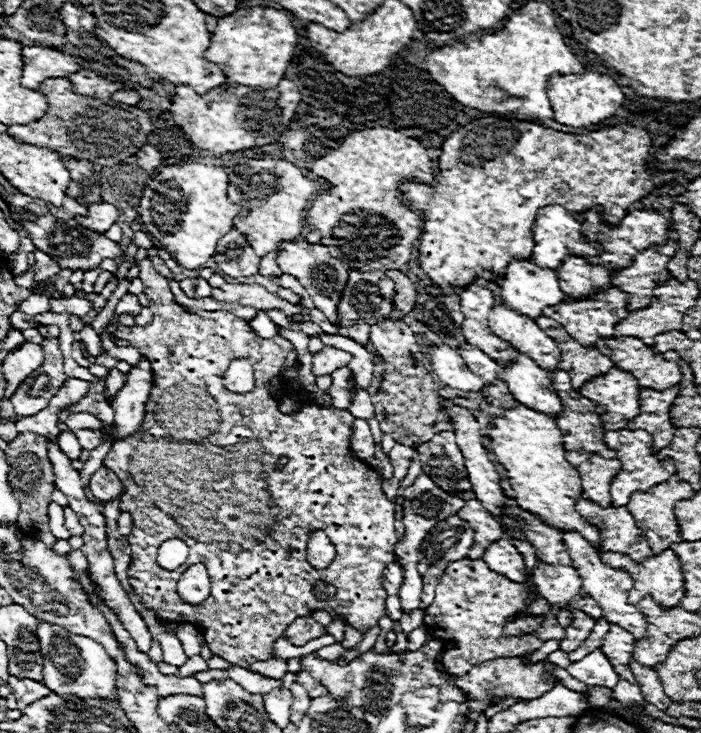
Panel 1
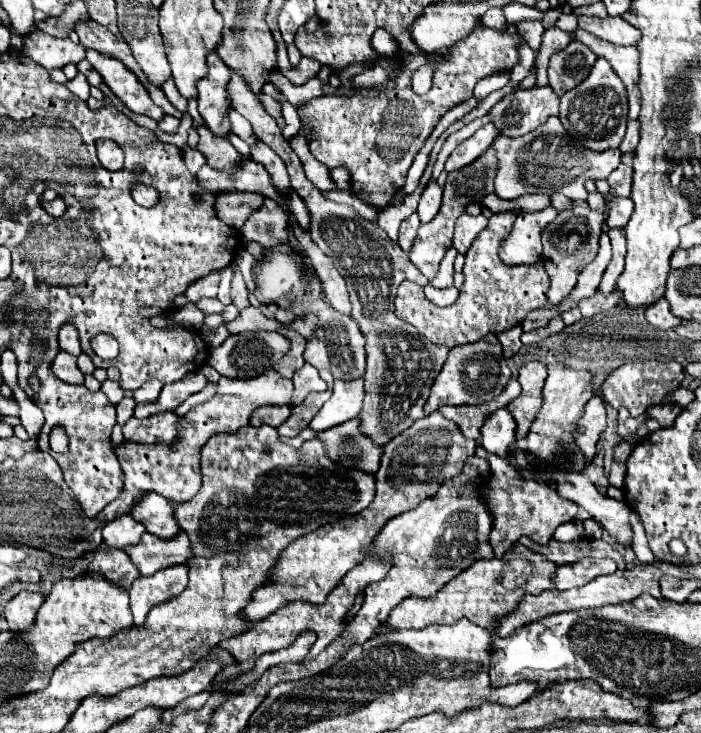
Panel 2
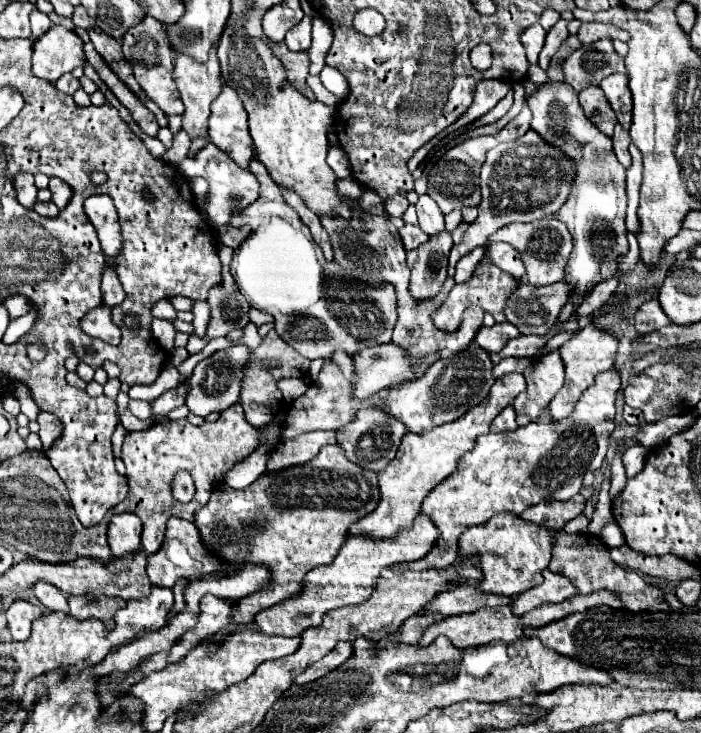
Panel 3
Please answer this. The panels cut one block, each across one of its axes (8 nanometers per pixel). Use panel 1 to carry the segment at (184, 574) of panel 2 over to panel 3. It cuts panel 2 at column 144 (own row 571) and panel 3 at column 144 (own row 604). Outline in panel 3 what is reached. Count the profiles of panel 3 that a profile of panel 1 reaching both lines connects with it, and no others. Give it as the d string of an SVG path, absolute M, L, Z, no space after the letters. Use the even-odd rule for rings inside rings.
M152 586L152 594L148 596L148 600L128 600L126 608L116 612L116 626L108 632L108 640L114 648L118 648L138 638L140 634L166 628L172 604L172 590Z

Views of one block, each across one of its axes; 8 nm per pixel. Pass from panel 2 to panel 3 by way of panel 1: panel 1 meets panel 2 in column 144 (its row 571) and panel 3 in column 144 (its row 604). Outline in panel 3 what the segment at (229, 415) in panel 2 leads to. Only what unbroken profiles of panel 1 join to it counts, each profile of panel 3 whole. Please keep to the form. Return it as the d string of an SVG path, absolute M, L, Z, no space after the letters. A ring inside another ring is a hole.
M234 404L228 414L220 414L216 422L204 422L202 426L194 426L182 418L156 422L144 432L128 432L122 446L122 462L126 464L126 480L130 486L128 498L132 498L134 506L142 506L142 549L147 554L160 550L168 518L176 516L194 522L194 512L208 502L210 492L216 488L222 476L236 462L250 456L260 442L270 438L274 430L274 422L272 430L270 426L254 428L244 420L240 404ZM178 470L190 470L190 474L196 476L196 484L202 484L202 488L196 492L196 498L188 504L182 504L172 496L170 482Z

